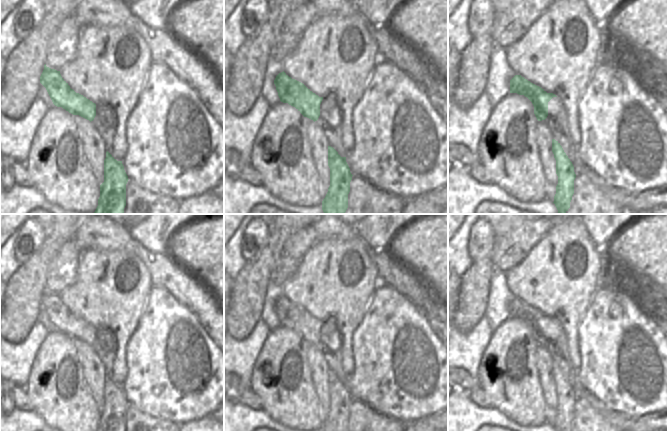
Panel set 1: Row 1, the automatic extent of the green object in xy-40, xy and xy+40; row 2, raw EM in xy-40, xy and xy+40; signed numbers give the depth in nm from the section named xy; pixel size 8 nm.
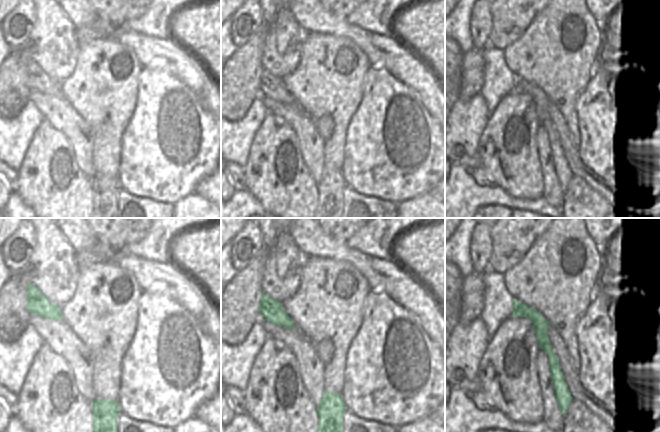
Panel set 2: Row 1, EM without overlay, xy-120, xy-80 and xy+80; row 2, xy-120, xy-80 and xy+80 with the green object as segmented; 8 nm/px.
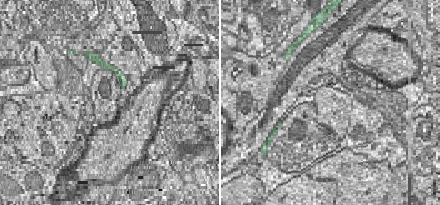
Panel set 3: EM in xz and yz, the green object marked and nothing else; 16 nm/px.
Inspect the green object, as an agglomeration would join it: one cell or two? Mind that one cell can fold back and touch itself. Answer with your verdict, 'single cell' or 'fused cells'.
fused cells

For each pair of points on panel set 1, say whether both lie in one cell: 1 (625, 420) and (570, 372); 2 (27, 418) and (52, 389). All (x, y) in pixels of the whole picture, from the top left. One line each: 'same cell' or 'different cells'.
1: same cell
2: different cells

